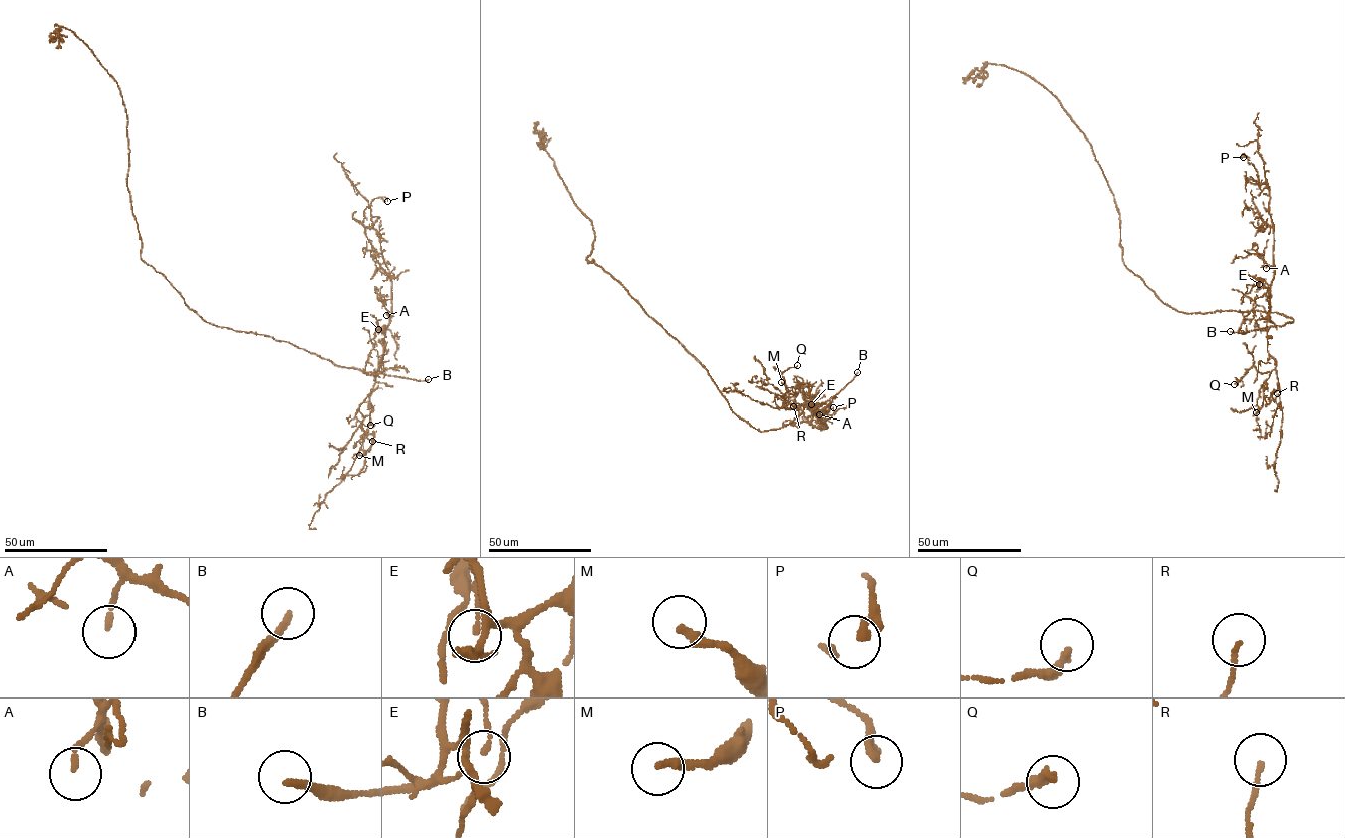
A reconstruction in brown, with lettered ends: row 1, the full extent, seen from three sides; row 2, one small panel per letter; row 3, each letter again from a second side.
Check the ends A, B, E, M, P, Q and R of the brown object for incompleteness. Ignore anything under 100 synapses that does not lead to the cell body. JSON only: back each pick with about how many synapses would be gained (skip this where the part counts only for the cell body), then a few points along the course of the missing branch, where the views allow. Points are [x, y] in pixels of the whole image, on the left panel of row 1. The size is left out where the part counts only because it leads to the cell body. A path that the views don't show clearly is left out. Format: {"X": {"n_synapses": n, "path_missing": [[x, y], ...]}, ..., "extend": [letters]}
{"extend": ["B"]}

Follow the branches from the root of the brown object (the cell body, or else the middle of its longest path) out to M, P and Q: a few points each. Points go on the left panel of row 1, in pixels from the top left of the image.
M: (222, 327), (268, 336), (336, 365), (376, 374), (371, 412), (360, 424), (373, 441), (359, 455)
P: (222, 327), (376, 372), (391, 282), (380, 238), (363, 220), (374, 199), (387, 201)
Q: (222, 327), (268, 336), (336, 365), (374, 372), (370, 413), (364, 417), (359, 407), (355, 416), (370, 425)

